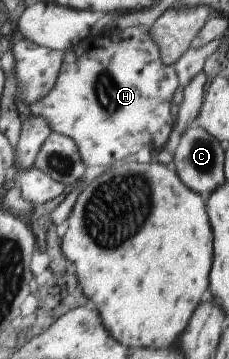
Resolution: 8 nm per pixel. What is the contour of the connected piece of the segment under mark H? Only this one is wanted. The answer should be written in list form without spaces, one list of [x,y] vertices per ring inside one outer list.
[[[135,26],[109,36],[89,36],[65,52],[55,88],[35,102],[31,114],[47,118],[51,130],[73,138],[85,166],[111,166],[141,148],[160,152],[173,142],[173,96],[180,86],[174,65],[165,65],[150,30]]]

